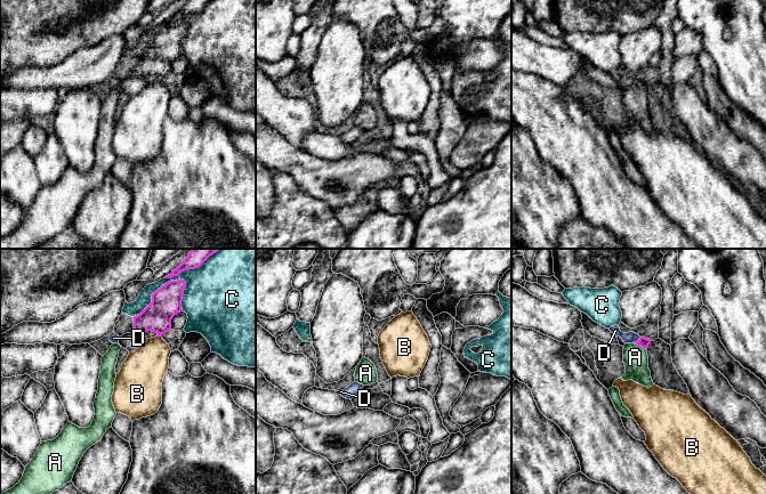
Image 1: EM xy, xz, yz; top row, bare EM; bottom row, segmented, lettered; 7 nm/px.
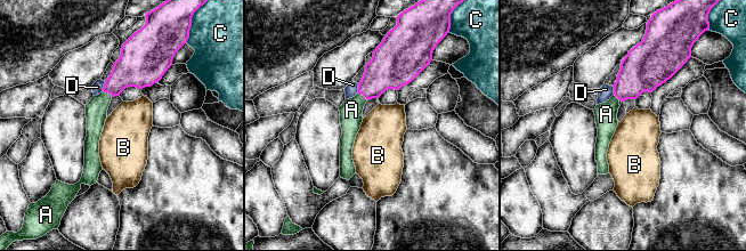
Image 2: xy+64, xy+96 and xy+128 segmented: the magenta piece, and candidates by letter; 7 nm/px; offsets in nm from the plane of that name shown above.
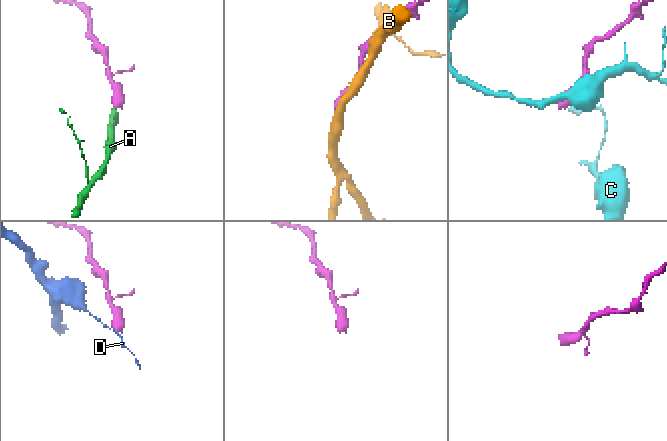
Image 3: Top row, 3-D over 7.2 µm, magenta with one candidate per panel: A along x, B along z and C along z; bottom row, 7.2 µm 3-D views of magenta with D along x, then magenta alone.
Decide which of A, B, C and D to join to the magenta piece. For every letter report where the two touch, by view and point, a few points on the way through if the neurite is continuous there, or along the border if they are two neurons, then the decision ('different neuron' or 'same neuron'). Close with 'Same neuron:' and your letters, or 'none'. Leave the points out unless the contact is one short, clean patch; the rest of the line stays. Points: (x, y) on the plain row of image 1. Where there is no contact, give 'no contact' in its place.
A: meets magenta in yz at (640, 90); runs through yz (643, 86), (640, 90), (635, 102); same neuron
B: meets magenta in xy at (159, 80); different neuron
C: meets magenta in xy at (170, 25); different neuron
D: meets magenta in yz at (638, 84); border along yz (640, 81), (635, 88); different neuron
Same neuron: A

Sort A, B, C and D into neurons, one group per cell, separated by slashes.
A / B / C / D

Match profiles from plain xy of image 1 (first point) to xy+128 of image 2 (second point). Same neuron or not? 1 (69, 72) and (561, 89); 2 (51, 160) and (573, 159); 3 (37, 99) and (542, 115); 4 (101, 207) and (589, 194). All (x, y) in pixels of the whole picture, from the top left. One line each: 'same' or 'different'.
1: different
2: different
3: different
4: different

